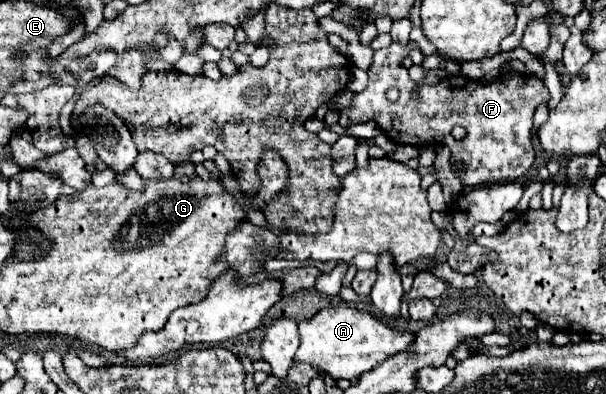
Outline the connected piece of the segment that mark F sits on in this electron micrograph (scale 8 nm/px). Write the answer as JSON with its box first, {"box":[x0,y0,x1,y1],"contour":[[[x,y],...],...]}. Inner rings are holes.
{"box":[339,42,549,186],"contour":[[[393,42],[390,46],[374,53],[369,68],[369,86],[365,92],[355,94],[353,106],[341,112],[339,124],[347,122],[377,122],[377,126],[393,140],[403,144],[425,146],[435,142],[443,146],[475,146],[475,160],[469,164],[469,172],[463,172],[465,186],[491,184],[491,182],[513,182],[523,178],[535,162],[535,150],[531,146],[533,114],[539,104],[549,100],[549,90],[537,76],[521,74],[513,70],[501,72],[493,82],[477,82],[467,76],[445,76],[437,84],[419,84],[419,100],[411,100],[409,92],[413,80],[401,62],[408,55],[408,47]],[[513,82],[513,84],[511,84]],[[517,82],[517,84],[515,84]],[[389,88],[399,88],[401,96],[397,102],[387,100]],[[459,124],[467,130],[463,140],[455,140],[451,128]]]}

